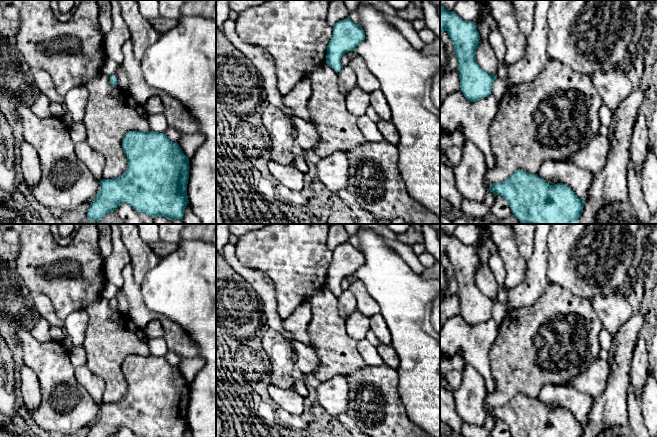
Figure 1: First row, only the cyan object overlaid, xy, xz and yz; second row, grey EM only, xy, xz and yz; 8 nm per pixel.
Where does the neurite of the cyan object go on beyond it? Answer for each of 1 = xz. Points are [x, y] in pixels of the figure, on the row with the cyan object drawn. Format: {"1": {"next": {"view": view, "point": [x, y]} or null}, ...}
{"1": {"next": null}}

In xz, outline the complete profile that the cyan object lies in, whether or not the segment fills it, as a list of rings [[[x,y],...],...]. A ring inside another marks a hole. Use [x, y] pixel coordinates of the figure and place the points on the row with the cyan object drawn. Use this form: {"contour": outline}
{"contour": [[[349,17],[340,20],[333,26],[333,35],[327,48],[326,64],[338,73],[343,68],[342,56],[346,52],[354,51],[364,40],[365,32],[361,26],[355,24]]]}

